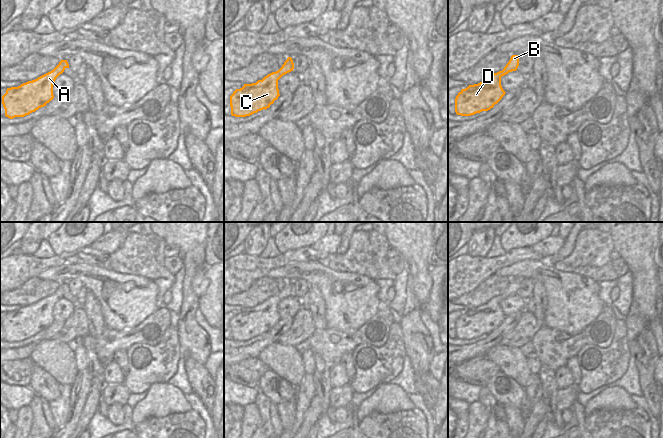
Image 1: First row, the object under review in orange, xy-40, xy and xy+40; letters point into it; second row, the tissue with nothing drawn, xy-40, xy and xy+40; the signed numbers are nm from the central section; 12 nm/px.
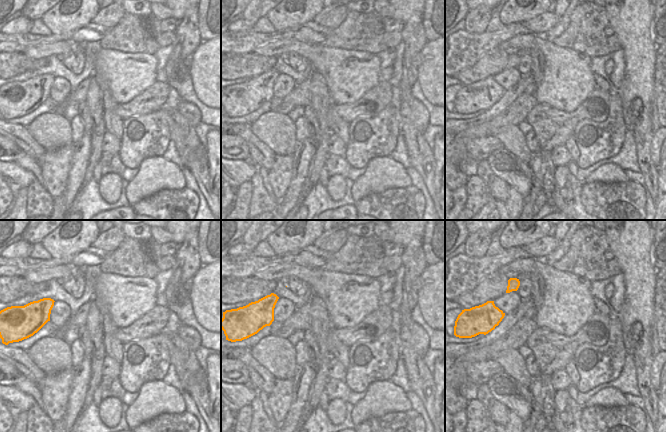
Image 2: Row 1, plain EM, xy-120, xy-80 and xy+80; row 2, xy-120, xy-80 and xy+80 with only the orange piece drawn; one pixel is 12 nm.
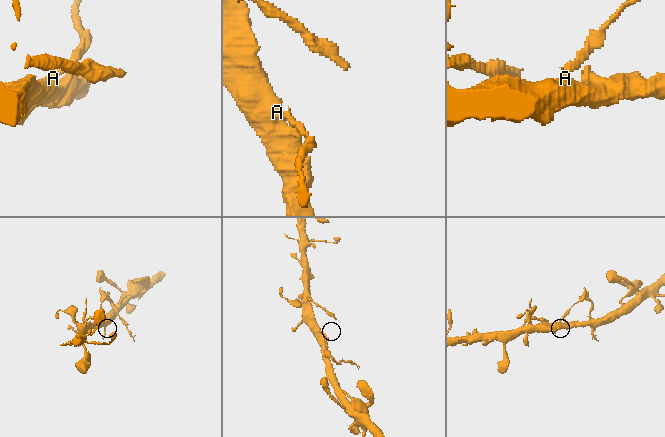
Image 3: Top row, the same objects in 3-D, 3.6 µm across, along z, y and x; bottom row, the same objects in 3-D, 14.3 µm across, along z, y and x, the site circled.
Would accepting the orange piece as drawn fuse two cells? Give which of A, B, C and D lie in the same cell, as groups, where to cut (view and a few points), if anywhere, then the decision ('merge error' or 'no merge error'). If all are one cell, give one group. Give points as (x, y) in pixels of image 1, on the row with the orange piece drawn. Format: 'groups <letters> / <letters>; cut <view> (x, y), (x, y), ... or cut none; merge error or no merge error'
groups A C D / B; cut xy-40 (53, 69), (59, 74); merge error

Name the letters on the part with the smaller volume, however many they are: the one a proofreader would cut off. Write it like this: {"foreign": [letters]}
{"foreign": ["B"]}

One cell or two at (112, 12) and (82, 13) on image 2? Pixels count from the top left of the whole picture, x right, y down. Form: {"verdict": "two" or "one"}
{"verdict": "two"}

